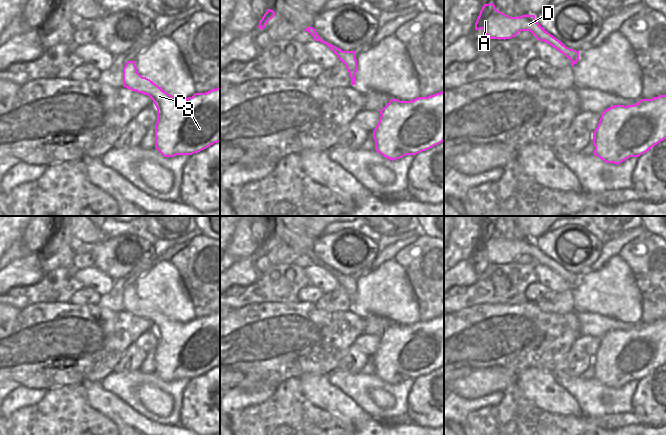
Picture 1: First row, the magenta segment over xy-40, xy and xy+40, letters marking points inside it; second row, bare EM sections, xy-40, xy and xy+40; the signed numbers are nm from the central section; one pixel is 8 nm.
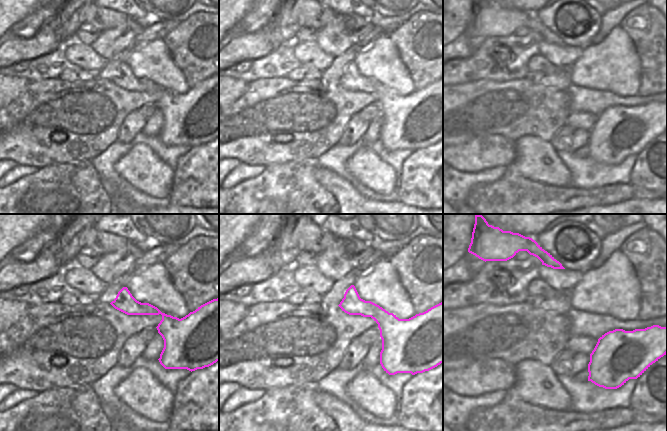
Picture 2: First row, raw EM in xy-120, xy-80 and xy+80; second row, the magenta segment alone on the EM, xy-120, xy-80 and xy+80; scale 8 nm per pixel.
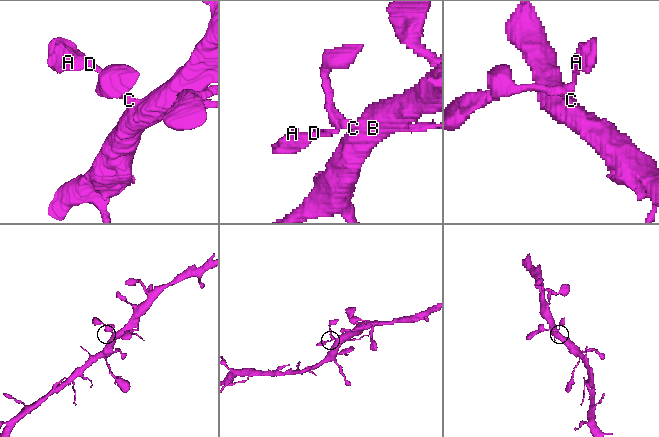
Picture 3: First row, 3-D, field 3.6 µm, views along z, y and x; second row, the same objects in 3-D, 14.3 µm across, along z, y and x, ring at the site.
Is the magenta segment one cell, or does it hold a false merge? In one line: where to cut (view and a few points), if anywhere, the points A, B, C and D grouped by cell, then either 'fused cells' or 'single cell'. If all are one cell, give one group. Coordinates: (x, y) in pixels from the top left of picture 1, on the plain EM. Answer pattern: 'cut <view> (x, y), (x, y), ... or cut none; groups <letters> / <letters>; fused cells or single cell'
cut none; groups A B C D; single cell

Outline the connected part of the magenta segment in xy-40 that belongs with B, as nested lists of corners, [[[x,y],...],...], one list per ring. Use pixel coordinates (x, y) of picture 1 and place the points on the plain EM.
[[[128,285],[123,292],[123,311],[148,319],[153,324],[157,332],[155,372],[164,381],[192,379],[220,366],[220,311],[180,323],[142,301],[137,296],[135,285]]]

